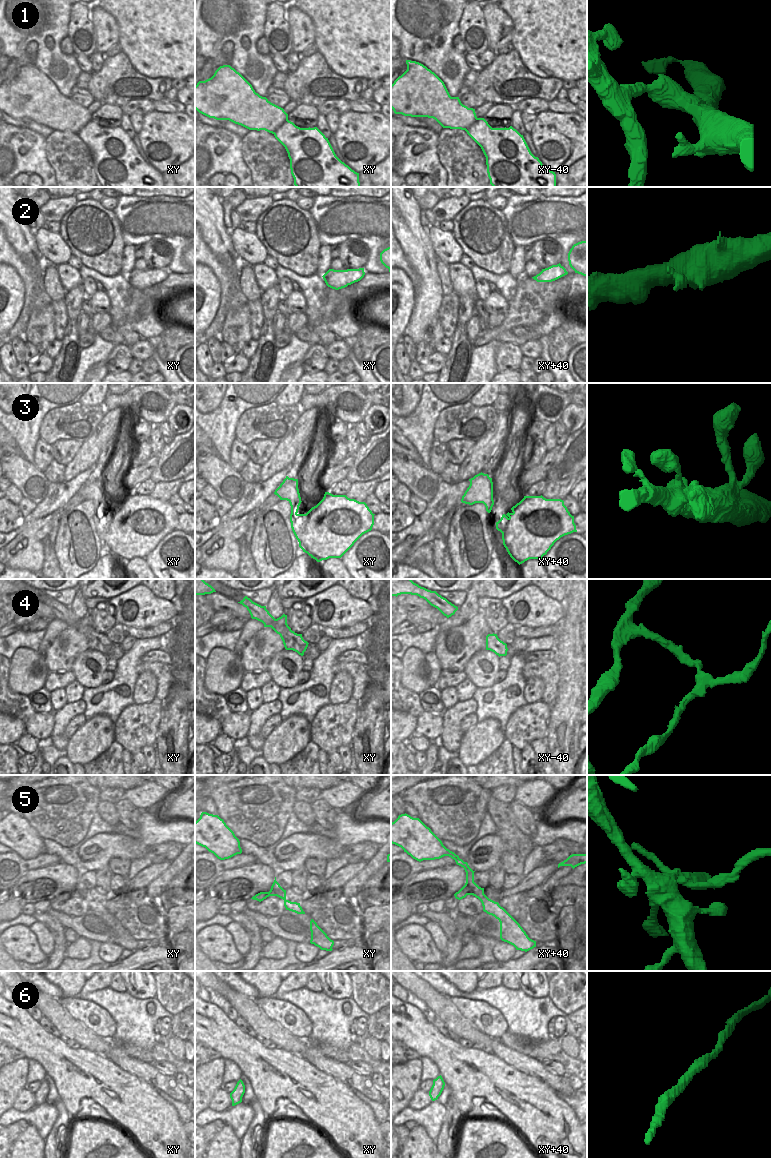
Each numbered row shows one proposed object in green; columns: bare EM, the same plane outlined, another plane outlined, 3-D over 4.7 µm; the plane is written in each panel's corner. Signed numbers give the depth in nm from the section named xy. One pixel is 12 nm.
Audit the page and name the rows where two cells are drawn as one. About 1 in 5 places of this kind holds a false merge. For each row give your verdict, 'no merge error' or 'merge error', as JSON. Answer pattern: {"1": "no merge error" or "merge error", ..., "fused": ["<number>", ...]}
{"1": "no merge error", "2": "no merge error", "3": "no merge error", "4": "merge error", "5": "merge error", "6": "no merge error", "fused": ["4", "5"]}

